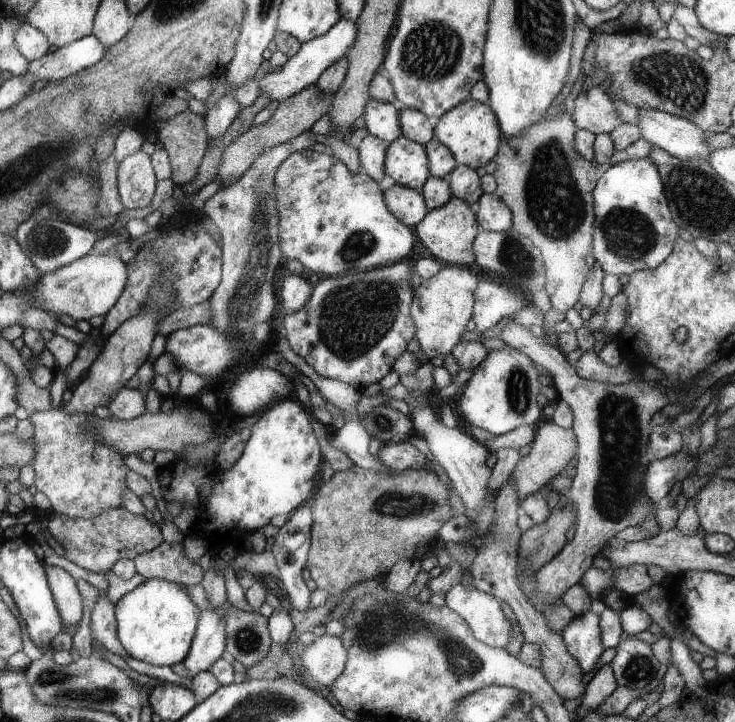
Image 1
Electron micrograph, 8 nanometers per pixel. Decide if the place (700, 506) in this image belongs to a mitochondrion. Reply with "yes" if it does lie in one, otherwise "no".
no

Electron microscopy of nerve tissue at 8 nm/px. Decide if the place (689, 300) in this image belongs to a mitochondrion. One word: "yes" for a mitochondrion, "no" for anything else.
no

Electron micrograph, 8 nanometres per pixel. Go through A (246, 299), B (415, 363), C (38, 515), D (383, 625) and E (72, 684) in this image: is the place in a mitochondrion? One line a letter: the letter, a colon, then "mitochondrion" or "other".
A: mitochondrion
B: other
C: other
D: mitochondrion
E: mitochondrion

